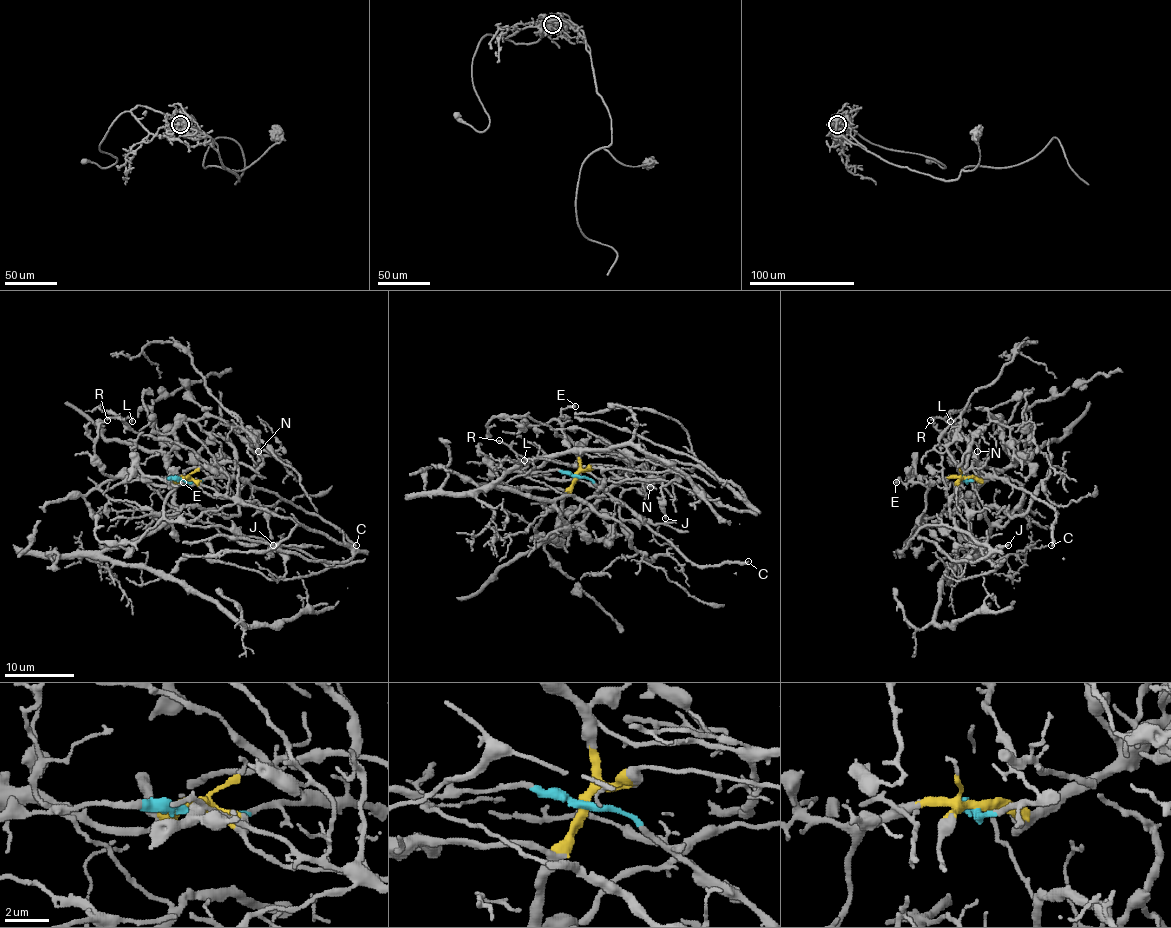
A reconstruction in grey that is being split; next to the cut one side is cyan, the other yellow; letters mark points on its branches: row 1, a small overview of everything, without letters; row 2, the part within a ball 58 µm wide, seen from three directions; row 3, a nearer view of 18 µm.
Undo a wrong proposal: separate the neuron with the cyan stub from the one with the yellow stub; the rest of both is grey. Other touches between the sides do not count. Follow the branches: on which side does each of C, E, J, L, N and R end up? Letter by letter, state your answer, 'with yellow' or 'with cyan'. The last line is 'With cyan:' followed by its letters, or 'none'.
C: with cyan
E: with yellow
J: with yellow
L: with cyan
N: with yellow
R: with cyan
With cyan: C, L, R

